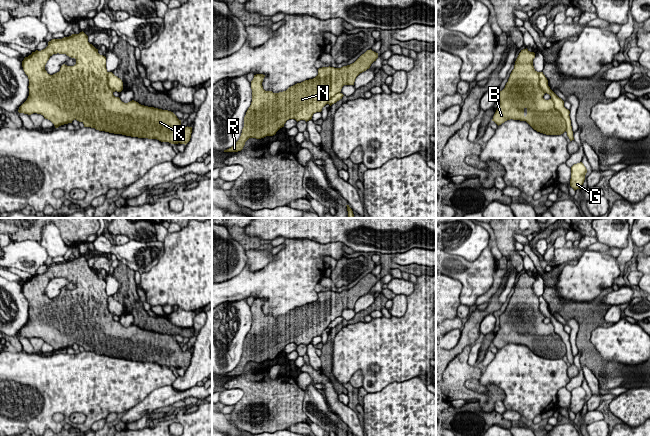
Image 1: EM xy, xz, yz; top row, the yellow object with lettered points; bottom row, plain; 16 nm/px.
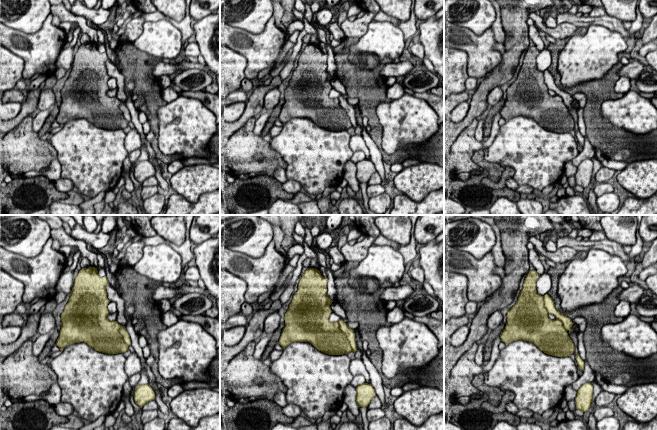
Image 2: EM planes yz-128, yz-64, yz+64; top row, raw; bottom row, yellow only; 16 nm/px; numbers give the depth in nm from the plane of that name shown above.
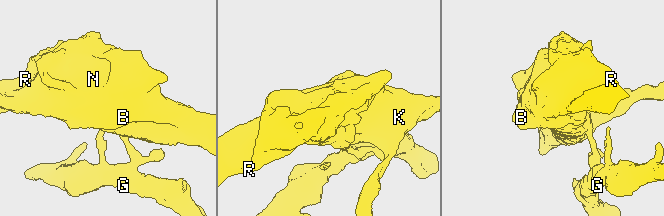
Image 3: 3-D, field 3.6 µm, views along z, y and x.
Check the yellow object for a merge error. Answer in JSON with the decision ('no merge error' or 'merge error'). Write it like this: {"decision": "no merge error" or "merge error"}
{"decision": "merge error"}

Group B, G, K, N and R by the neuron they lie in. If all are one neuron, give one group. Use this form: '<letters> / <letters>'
B K N R / G

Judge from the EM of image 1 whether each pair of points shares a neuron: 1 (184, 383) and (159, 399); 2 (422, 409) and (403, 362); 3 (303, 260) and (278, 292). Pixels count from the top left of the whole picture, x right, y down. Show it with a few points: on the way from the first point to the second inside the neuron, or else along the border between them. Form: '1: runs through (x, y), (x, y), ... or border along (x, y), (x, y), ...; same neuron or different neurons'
1: border along (196, 384), (184, 390), (176, 390), (171, 385); different neurons
2: border along (418, 376), (403, 381), (393, 381), (387, 385); different neurons
3: runs through (297, 268), (285, 284); same neuron

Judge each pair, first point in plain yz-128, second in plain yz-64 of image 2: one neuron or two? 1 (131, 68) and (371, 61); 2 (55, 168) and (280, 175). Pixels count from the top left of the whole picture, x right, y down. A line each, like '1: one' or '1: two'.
1: two
2: one

